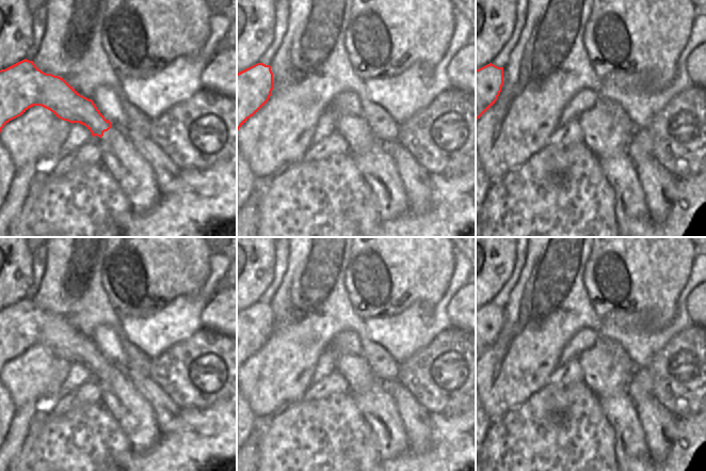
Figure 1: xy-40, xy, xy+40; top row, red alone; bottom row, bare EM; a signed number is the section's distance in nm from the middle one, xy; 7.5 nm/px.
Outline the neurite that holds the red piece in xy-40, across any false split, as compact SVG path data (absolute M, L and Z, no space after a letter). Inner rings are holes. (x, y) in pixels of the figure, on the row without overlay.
M27 298L0 310L0 372L12 359L23 354L33 345L42 345L55 356L69 362L84 364L92 375L101 377L111 367L92 339L80 334L66 319L42 311L33 300Z

